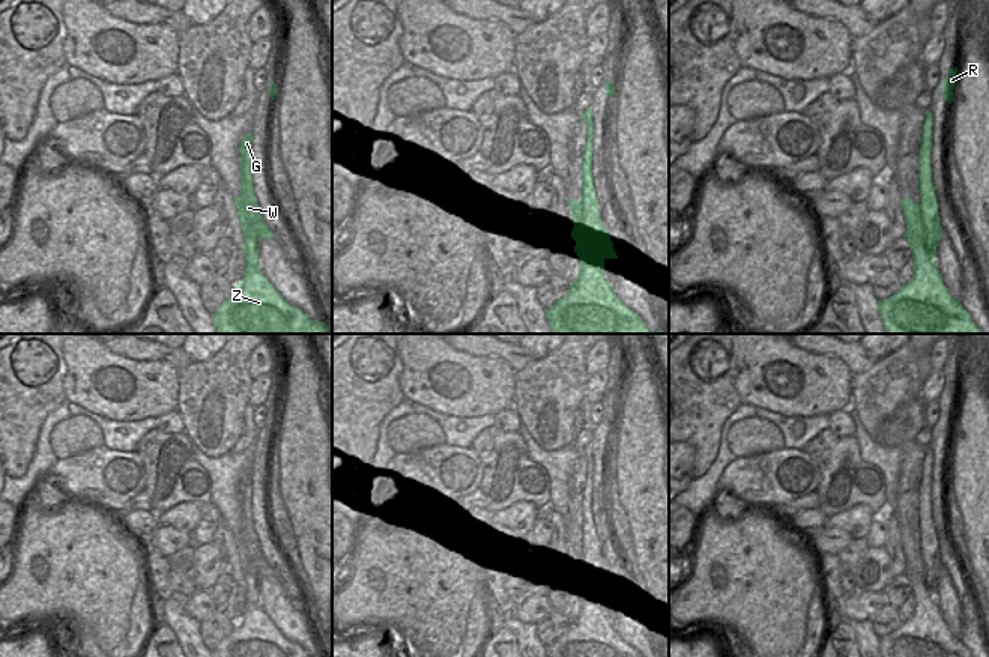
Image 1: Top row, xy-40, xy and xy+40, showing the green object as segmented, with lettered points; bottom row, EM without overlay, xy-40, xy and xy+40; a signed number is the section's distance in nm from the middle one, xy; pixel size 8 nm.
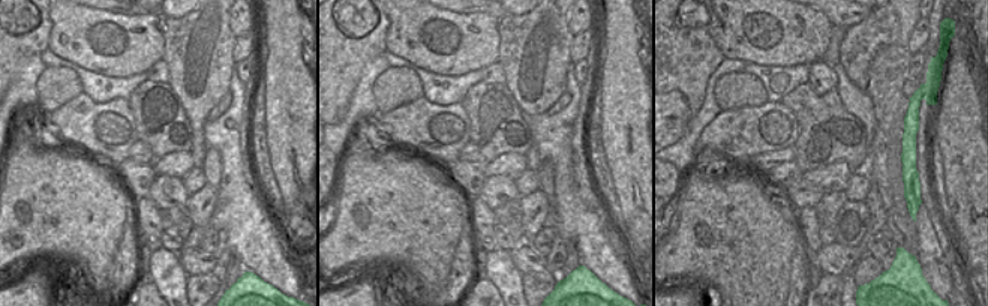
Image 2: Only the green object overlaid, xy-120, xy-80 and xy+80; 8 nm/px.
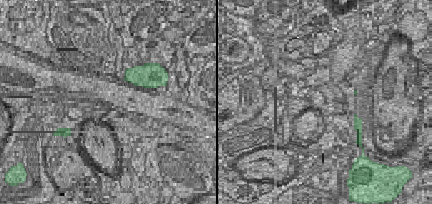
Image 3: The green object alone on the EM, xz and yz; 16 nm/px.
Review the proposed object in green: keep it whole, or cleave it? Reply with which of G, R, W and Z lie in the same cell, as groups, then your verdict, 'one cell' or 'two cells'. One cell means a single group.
G R W / Z | two cells

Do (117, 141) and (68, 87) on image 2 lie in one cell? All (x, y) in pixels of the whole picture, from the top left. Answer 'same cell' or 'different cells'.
different cells

